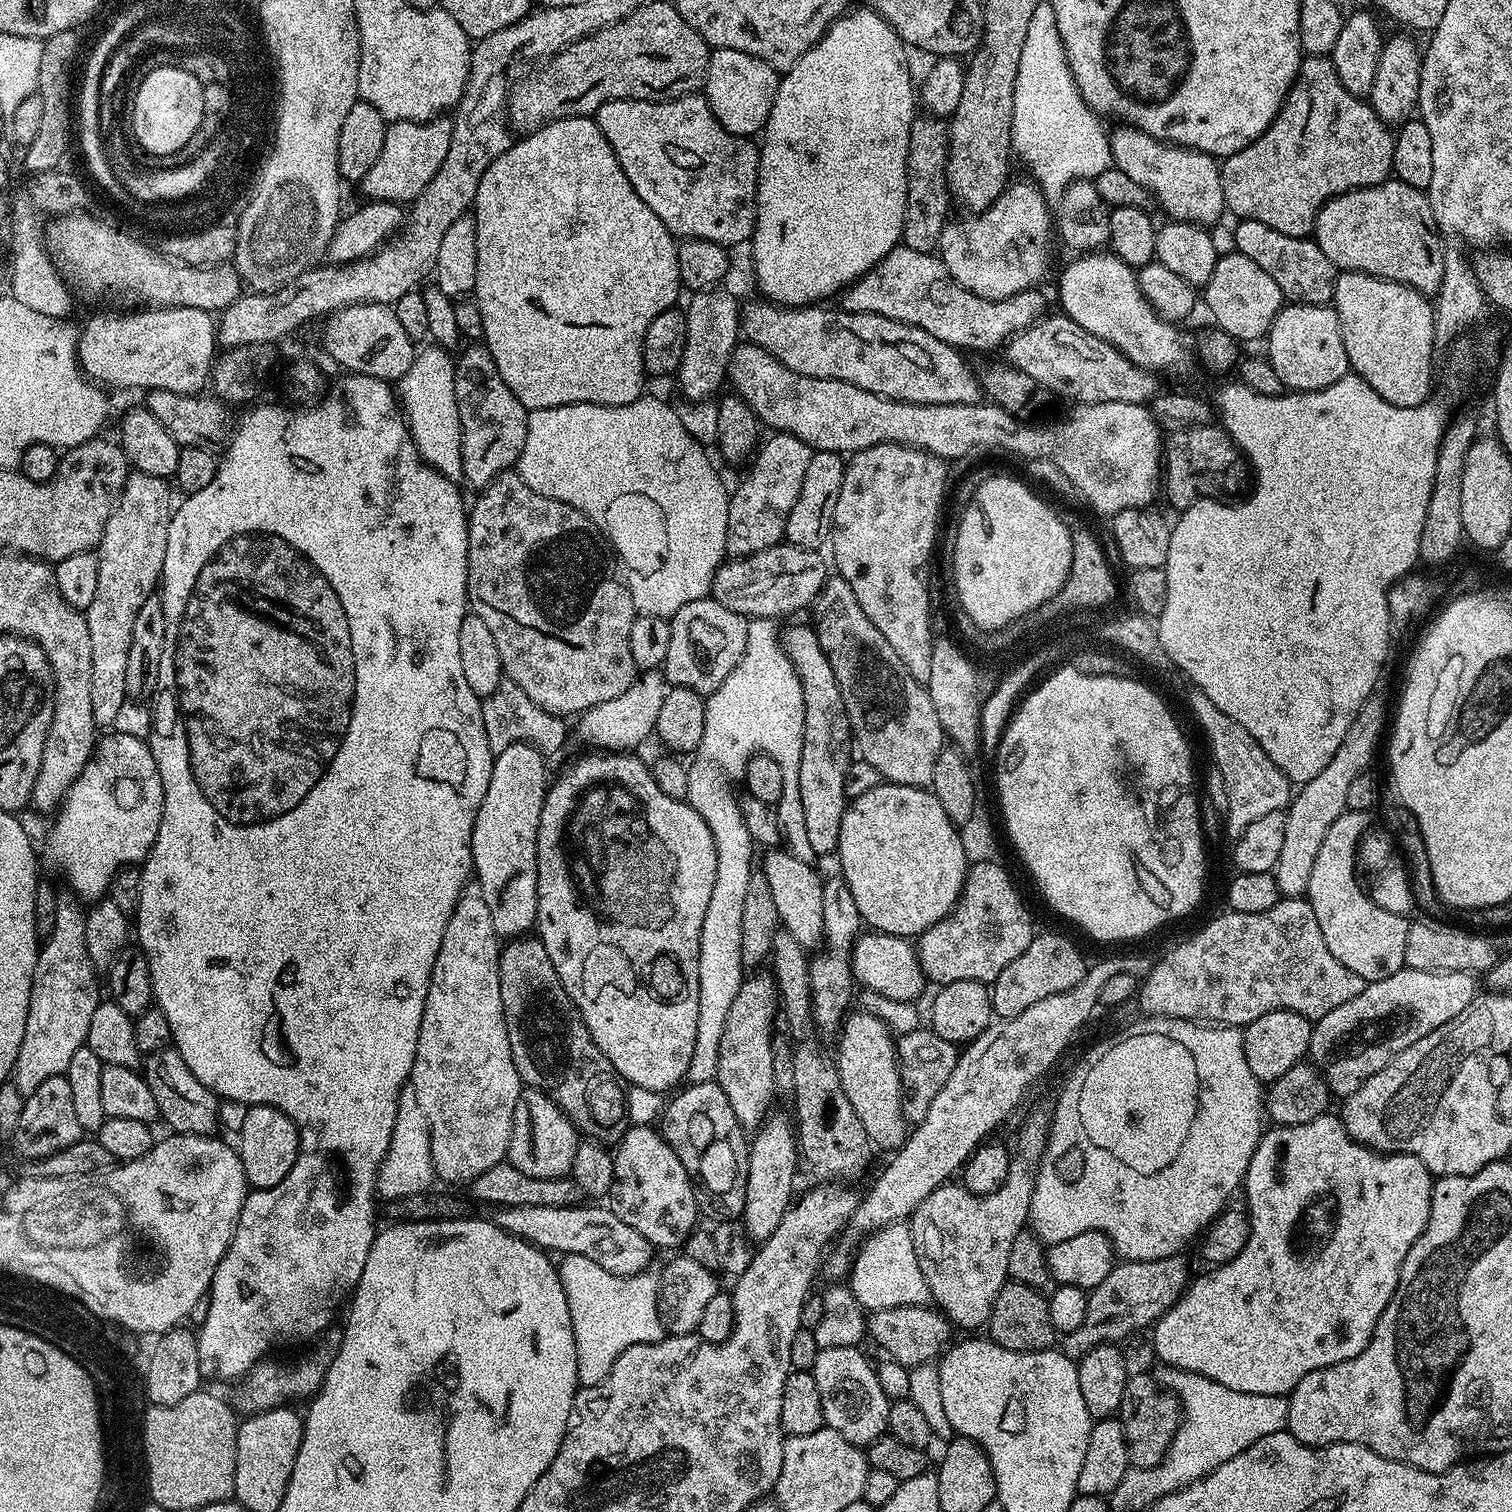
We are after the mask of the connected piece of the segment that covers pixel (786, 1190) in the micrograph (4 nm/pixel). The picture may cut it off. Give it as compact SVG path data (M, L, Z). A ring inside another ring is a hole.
M769 1115L764 1123L755 1129L748 1150L746 1202L742 1223L753 1241L763 1242L770 1238L770 1234L778 1230L782 1214L786 1214L788 1207L793 1204L792 1183L796 1180L796 1160L798 1161L798 1136L789 1117L787 1120L784 1116Z

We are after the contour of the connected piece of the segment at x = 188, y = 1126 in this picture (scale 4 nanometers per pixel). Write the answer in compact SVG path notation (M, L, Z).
M169 1046L154 1054L144 1056L142 1060L142 1075L146 1086L150 1086L154 1098L158 1101L160 1120L168 1123L173 1133L182 1136L210 1136L217 1131L220 1119L218 1106L220 1100L194 1074L190 1074L190 1066L182 1062L175 1047Z

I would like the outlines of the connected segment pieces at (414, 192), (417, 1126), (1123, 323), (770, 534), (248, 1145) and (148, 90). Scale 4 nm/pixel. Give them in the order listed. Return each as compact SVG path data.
M441 114L433 120L391 121L382 142L382 154L378 154L378 162L374 162L374 166L370 166L370 174L359 181L358 188L368 195L365 197L369 201L411 202L420 196L422 190L430 186L434 174L438 174L438 166L442 166L450 150L452 121L453 117L448 114Z
M406 1086L400 1091L394 1134L390 1138L386 1154L380 1161L380 1169L375 1173L377 1193L383 1199L385 1196L388 1202L402 1200L408 1195L427 1193L432 1180L437 1179L430 1154L430 1126L426 1114L422 1114L422 1106L418 1106L418 1098L411 1086Z
M1097 250L1086 252L1075 257L1073 264L1064 268L1060 276L1060 304L1063 315L1068 316L1082 330L1110 342L1130 362L1153 374L1160 372L1182 372L1194 362L1194 352L1191 347L1184 345L1184 336L1179 332L1177 325L1170 320L1163 320L1155 310L1146 302L1144 295L1138 290L1136 272L1122 258L1118 258L1110 250Z
M776 432L764 442L759 445L751 461L753 464L748 477L737 488L731 489L728 498L726 548L727 555L732 558L753 556L784 540L790 510L794 510L794 502L798 502L802 478L806 478L814 451L806 442L788 432Z
M254 1104L246 1114L246 1123L238 1134L240 1161L249 1185L253 1189L278 1186L290 1174L300 1155L300 1129L282 1110L267 1104Z
M180 66L156 68L146 73L144 81L136 88L136 96L131 97L131 134L140 135L144 144L152 147L155 158L170 155L172 148L187 149L188 140L197 136L200 130L204 113L203 93L204 87L198 78Z

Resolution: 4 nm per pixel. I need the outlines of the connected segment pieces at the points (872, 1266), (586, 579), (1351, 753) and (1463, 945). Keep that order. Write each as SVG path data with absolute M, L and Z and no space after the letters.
M907 1223L887 1224L879 1232L871 1233L864 1242L850 1264L850 1287L865 1310L929 1303L926 1278L918 1266L912 1229Z
M515 470L498 474L498 478L489 482L477 496L480 497L473 504L471 501L470 511L467 513L468 607L471 615L482 618L490 629L490 634L494 634L494 643L498 646L498 654L502 657L505 677L522 686L522 690L526 690L526 694L530 697L530 702L538 702L542 710L565 718L579 717L586 710L602 702L610 702L610 698L618 698L618 694L626 694L626 690L630 690L638 675L634 657L630 654L630 626L634 626L638 613L630 598L630 590L602 539L601 529L597 528L590 518L586 518L586 514L574 510L574 506L566 502L558 502L554 498L546 498L546 494L538 494L538 490L530 490L530 486L522 482L520 473Z
M1373 694L1364 703L1362 710L1358 710L1354 722L1350 722L1350 730L1346 730L1342 746L1338 746L1334 758L1330 758L1330 766L1326 766L1326 770L1322 770L1318 778L1303 785L1297 791L1300 792L1297 796L1295 793L1291 797L1286 809L1286 838L1282 842L1282 854L1278 854L1274 869L1281 897L1300 898L1307 893L1310 870L1314 870L1314 858L1318 858L1322 838L1326 838L1326 830L1330 830L1330 826L1334 826L1336 819L1346 811L1346 794L1350 794L1350 782L1354 782L1354 778L1365 775L1371 769L1368 767L1376 756L1376 747L1379 744L1381 747L1385 732L1384 700L1380 694Z
M1413 919L1408 925L1406 934L1405 965L1427 972L1487 973L1488 969L1495 966L1498 959L1498 949L1495 943L1491 939L1487 940L1484 937L1487 935L1481 934L1479 931L1464 928L1443 924L1440 920Z

